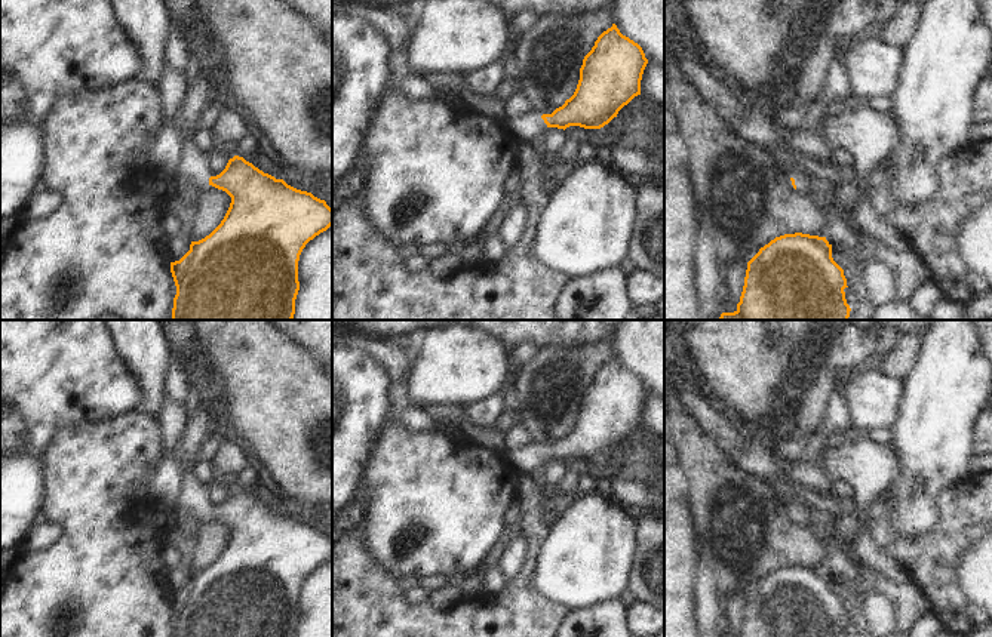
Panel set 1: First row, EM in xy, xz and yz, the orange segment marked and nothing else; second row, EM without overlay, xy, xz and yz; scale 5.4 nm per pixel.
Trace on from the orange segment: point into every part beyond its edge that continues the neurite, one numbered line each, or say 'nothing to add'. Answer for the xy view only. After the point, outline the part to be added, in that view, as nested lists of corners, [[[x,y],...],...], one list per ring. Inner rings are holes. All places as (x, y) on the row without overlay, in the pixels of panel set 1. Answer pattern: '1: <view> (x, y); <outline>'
1: xy (193, 501); [[[179,462],[182,492],[179,495],[179,505],[184,514],[203,523],[209,517],[209,501],[206,498],[206,487],[203,487],[191,473],[191,467]]]

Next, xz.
1: xz (527, 459); [[[534,443],[509,452],[509,464],[520,476],[534,476],[535,471],[541,471],[544,468],[546,461],[547,456],[541,450],[541,446]]]

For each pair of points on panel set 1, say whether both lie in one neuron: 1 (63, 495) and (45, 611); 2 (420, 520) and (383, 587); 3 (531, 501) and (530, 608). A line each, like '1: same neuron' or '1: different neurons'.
1: same neuron
2: different neurons
3: same neuron

